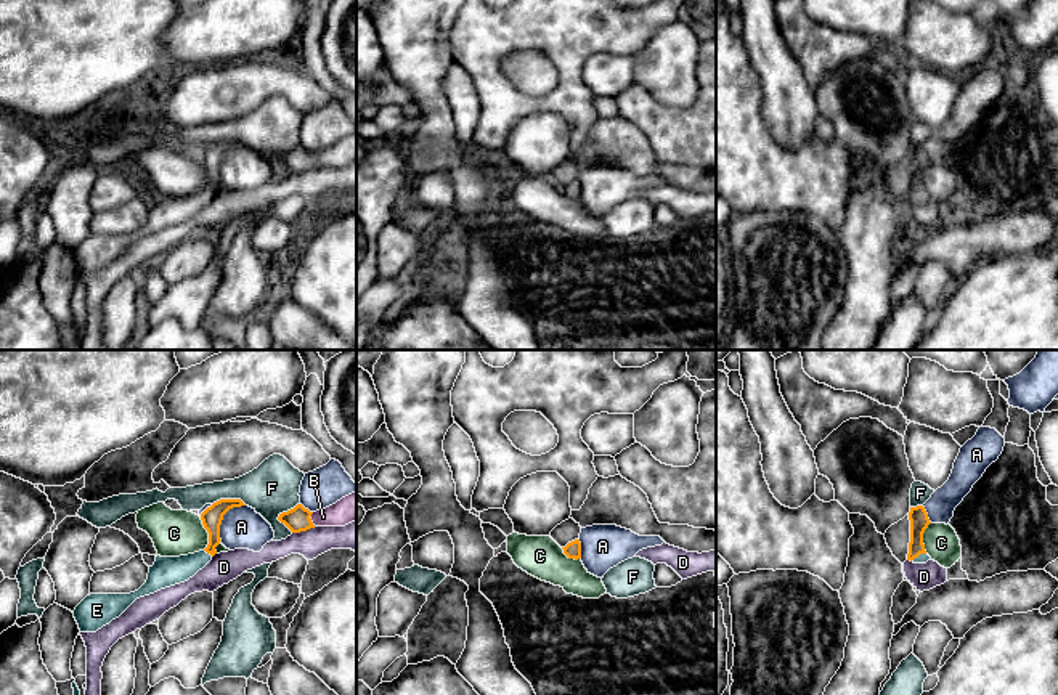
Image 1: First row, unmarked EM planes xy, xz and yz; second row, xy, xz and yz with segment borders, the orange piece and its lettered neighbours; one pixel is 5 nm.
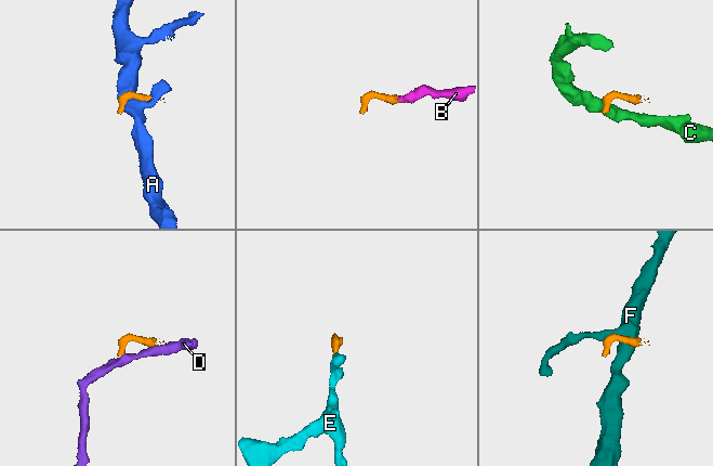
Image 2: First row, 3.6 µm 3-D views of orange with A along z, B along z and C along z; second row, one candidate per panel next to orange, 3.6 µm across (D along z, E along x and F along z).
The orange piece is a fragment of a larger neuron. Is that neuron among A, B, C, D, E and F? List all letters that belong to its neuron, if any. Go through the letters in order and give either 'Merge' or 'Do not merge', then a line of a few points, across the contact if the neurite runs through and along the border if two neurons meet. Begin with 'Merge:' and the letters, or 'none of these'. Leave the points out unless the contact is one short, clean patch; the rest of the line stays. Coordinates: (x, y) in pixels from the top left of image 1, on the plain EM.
Merge: B, E
A: Do not merge
B: Merge. Line: xy (297, 159), (310, 159), (336, 156), (355, 146)
C: Do not merge. Line: xy (199, 158), (207, 174), (207, 186), (204, 190)
D: Do not merge
E: Merge. Line: xy (212, 156), (212, 185), (209, 193), (182, 209), (166, 212)
F: Do not merge

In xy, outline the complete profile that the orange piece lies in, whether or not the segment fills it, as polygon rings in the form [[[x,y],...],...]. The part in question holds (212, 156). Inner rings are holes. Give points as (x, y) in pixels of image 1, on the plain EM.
[[[220,140],[201,154],[204,169],[209,173],[209,185],[204,191],[180,197],[156,197],[149,207],[146,223],[130,234],[90,234],[72,252],[80,273],[96,273],[112,260],[119,258],[136,239],[154,234],[161,230],[180,225],[193,218],[217,194],[220,185],[220,165],[223,156],[246,146],[241,140]]]

